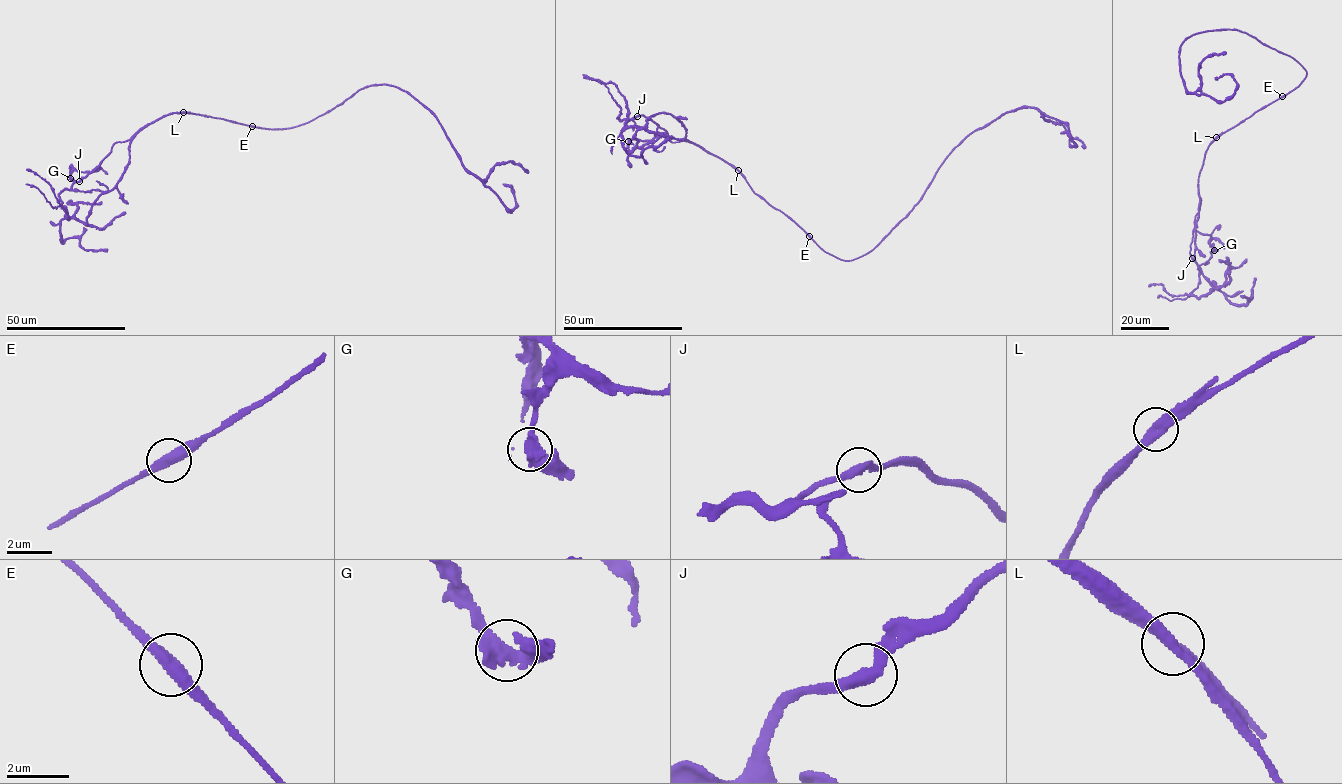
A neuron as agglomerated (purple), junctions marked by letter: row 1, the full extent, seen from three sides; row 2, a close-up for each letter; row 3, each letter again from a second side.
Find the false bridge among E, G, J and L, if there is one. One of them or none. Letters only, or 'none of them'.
L

